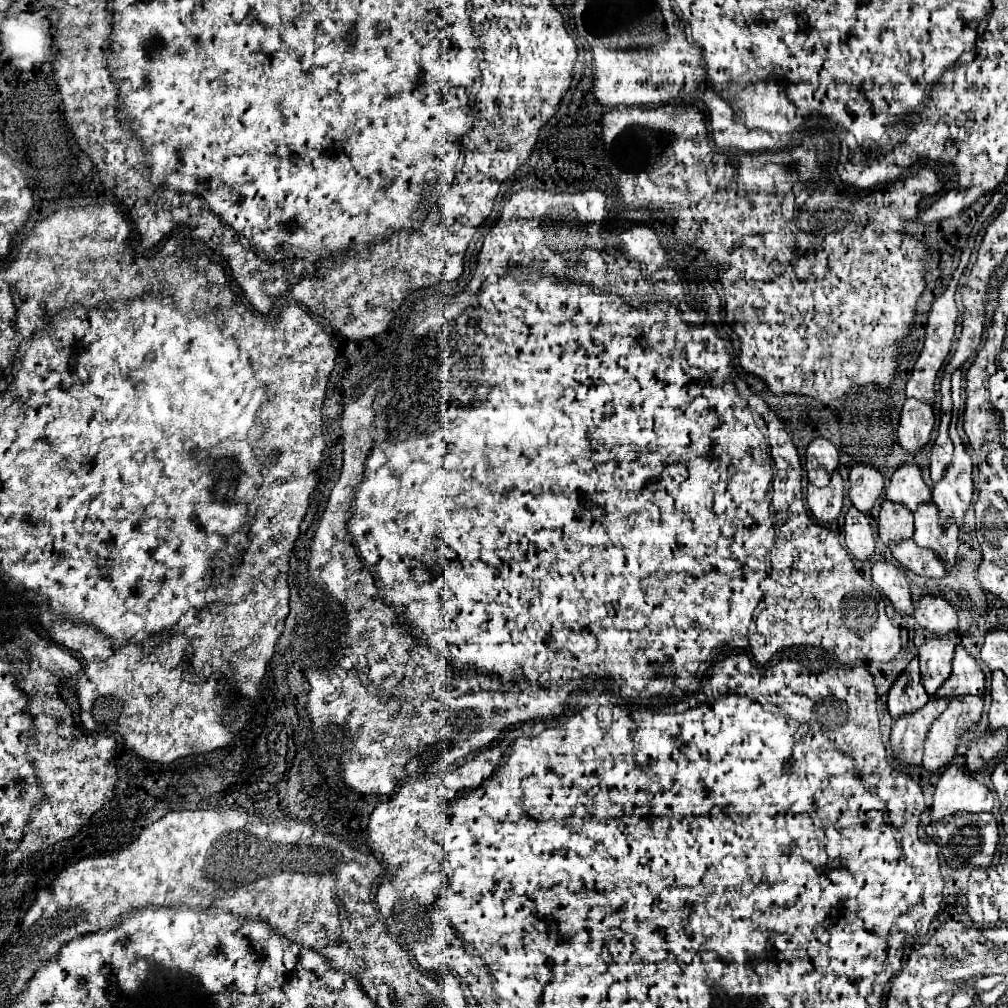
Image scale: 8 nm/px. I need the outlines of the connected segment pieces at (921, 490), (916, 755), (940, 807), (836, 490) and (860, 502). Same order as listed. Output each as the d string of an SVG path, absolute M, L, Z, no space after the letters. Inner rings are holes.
M906 464L896 470L886 488L886 500L902 504L910 512L916 512L918 506L932 502L930 488L922 480L922 472L914 464Z
M948 700L934 702L918 710L918 714L908 714L906 718L898 718L892 724L892 756L900 766L920 766L924 756L924 740L932 722L946 710Z
M950 764L938 780L930 818L932 822L940 822L952 814L992 812L992 804L994 794L984 784Z
M836 470L832 474L830 486L822 490L818 490L816 486L808 486L806 504L818 524L832 526L842 512L842 496L844 496L844 480L840 472Z
M858 464L850 470L850 500L854 508L868 514L884 490L884 478L878 468Z

